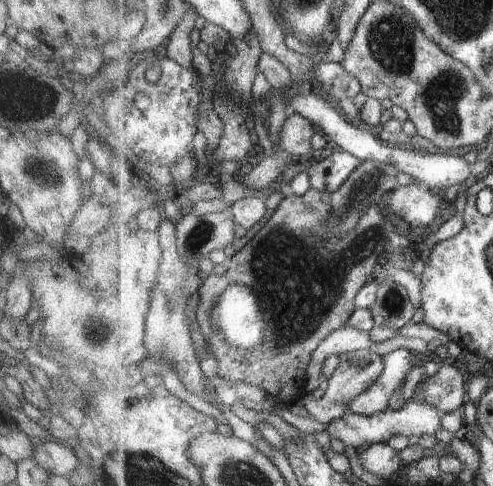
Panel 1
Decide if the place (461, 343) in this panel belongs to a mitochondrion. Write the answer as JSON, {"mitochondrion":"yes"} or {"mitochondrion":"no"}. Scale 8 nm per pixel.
{"mitochondrion":"no"}

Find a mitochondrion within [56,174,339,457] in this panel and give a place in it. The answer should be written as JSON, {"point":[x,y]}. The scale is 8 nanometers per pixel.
{"point":[100,329]}

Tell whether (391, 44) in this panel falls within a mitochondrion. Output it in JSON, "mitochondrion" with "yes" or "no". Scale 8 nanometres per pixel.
{"mitochondrion":"yes"}

